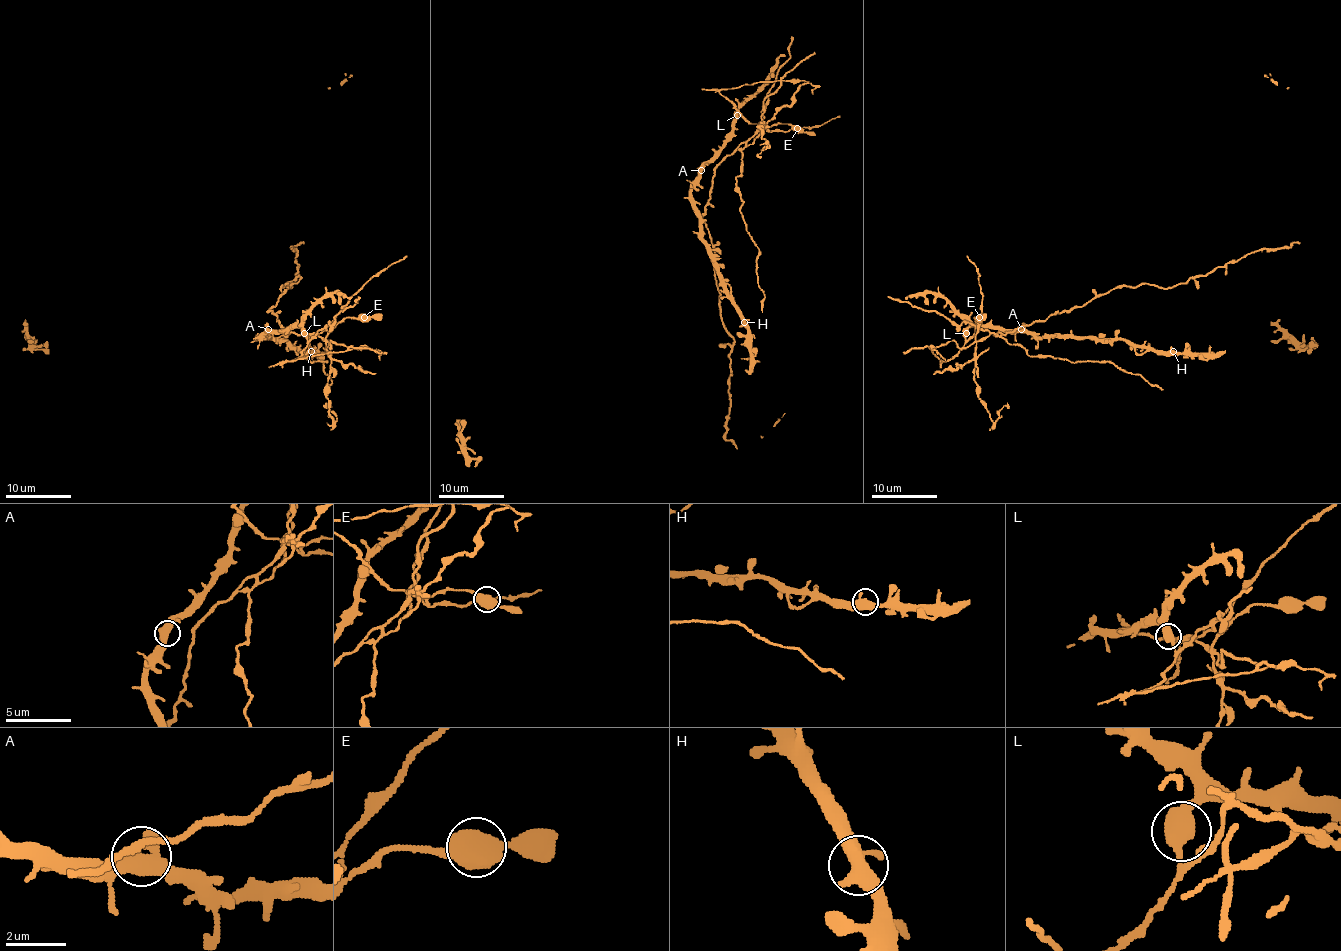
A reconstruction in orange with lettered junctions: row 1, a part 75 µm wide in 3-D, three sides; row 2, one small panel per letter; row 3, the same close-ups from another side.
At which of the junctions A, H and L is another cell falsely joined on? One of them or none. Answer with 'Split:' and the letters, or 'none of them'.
Split: L

